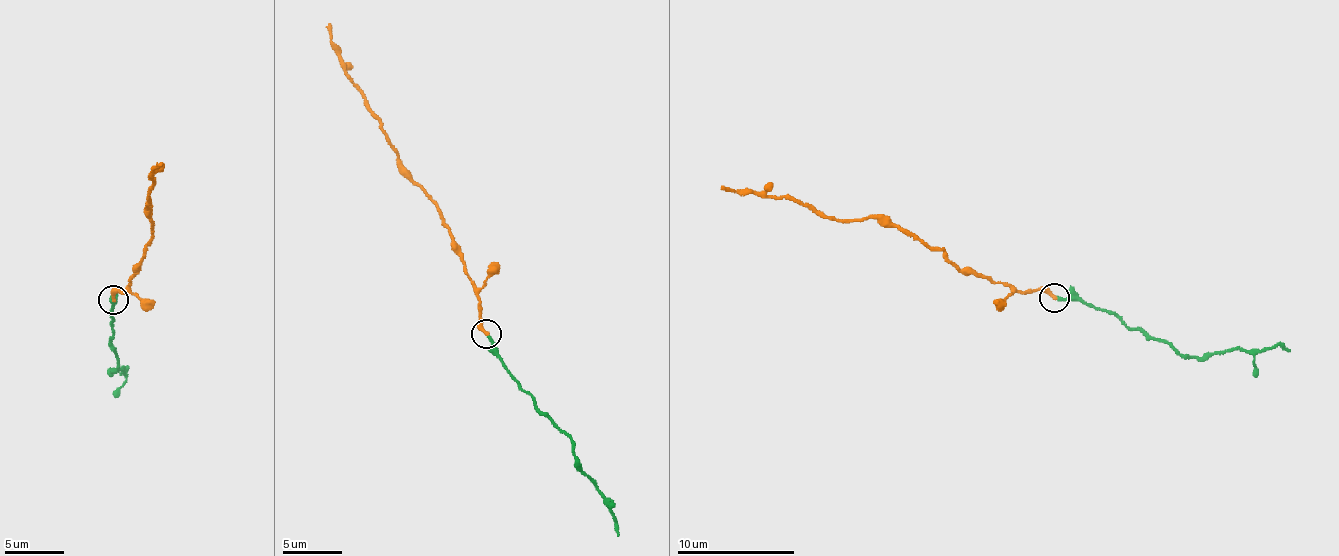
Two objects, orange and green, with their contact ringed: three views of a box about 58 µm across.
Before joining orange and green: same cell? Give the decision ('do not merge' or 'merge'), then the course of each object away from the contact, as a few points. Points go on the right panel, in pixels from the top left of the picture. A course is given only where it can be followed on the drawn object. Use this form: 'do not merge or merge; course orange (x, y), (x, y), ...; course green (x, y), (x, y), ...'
merge; course orange (1055, 296), (1044, 290), (1014, 292), (959, 271), (942, 249), (876, 217), (830, 220), (791, 199), (721, 186); course green (1055, 296), (1074, 297), (1104, 309), (1182, 355), (1279, 345), (1289, 352)

